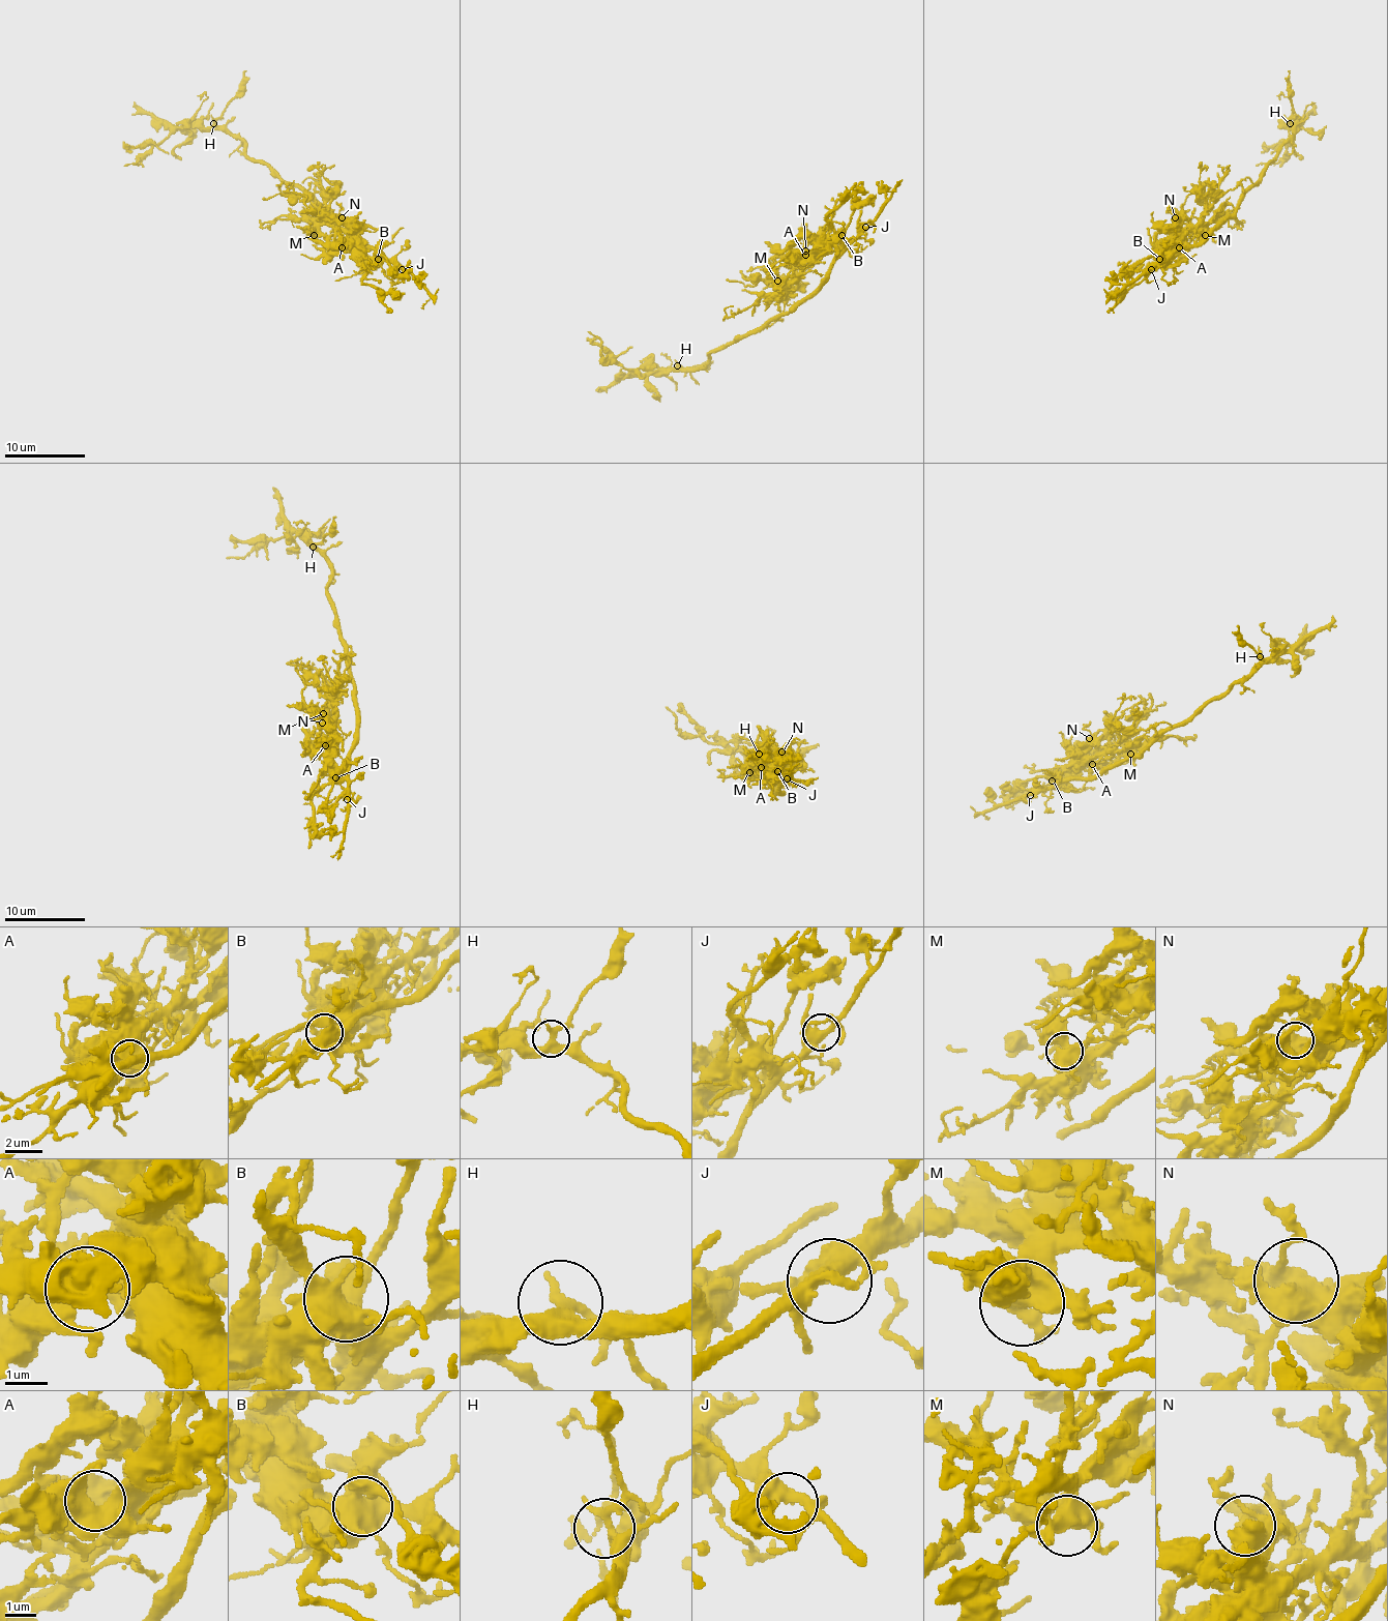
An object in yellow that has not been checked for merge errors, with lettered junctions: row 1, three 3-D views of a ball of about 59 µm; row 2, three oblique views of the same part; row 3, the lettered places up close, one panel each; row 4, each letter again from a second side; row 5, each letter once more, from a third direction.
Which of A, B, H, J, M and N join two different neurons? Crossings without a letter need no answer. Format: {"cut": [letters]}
{"cut": []}

